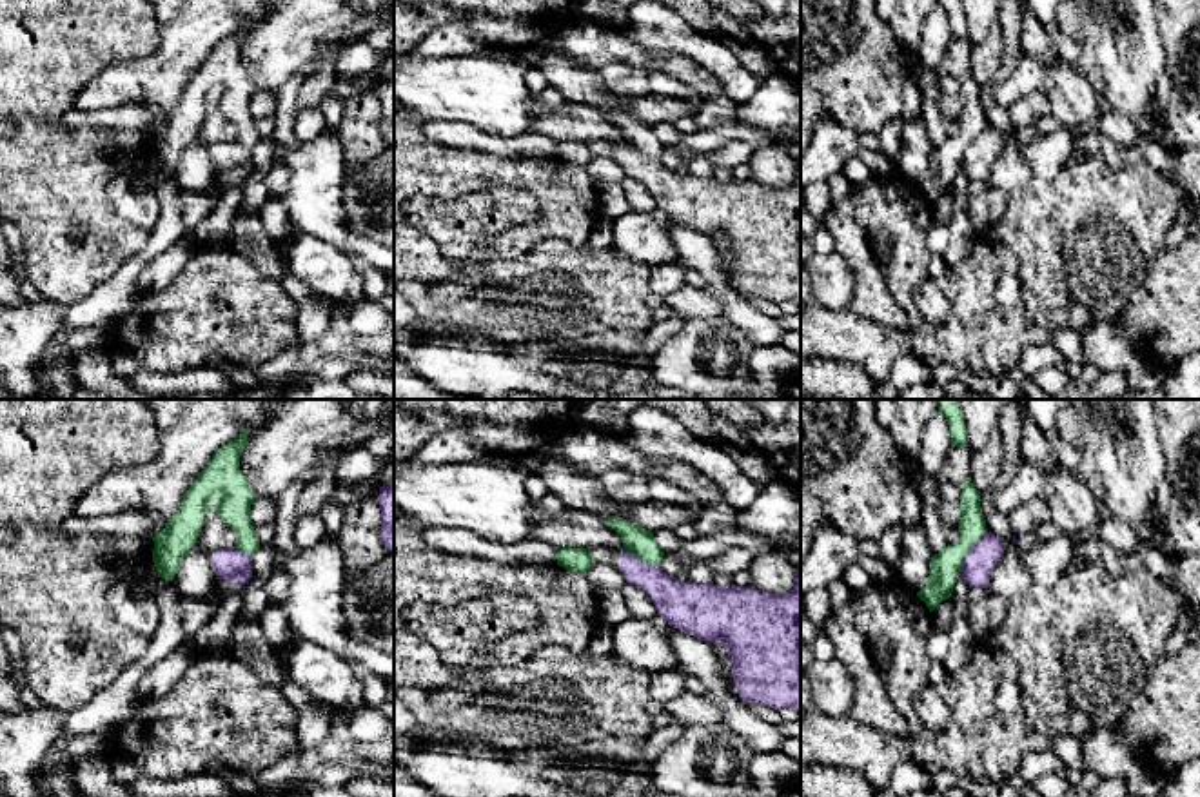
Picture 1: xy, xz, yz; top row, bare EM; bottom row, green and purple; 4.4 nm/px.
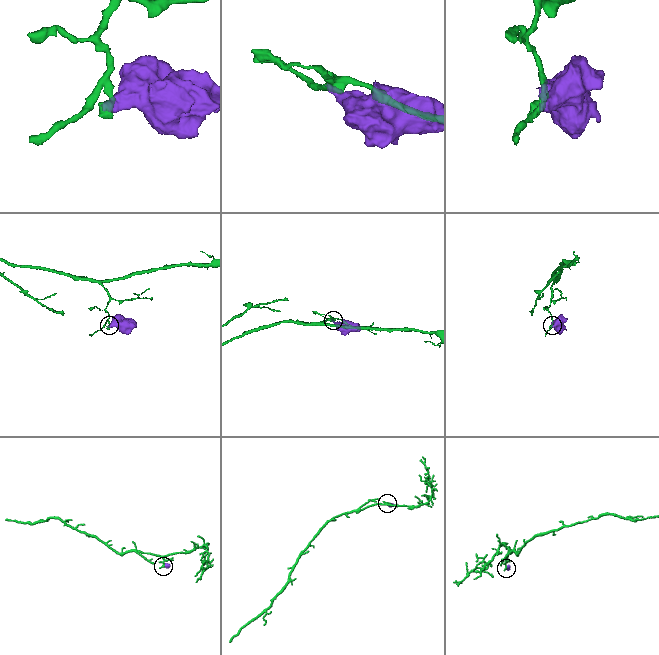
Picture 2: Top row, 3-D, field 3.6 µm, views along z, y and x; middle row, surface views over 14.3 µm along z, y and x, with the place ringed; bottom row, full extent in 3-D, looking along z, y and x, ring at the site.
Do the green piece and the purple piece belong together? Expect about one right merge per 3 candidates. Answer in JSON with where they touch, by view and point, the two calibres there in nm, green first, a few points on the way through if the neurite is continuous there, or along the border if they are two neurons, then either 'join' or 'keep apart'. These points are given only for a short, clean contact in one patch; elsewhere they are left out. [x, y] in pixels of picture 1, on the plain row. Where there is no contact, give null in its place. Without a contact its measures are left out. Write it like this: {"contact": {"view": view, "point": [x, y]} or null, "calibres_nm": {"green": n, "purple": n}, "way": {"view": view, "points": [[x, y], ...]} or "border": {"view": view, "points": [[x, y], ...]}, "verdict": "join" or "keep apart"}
{"contact": {"view": "yz", "point": [968, 144]}, "calibres_nm": {"green": 140, "purple": 140}, "border": {"view": "yz", "points": [[986, 124], [966, 147], [959, 167]]}, "verdict": "keep apart"}

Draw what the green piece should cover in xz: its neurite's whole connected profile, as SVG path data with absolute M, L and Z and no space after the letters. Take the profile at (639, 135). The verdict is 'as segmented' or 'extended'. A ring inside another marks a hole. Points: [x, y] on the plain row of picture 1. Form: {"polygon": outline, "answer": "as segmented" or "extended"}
{"polygon": "M605 111L623 133L623 142L639 151L641 154L661 160L664 145L657 140L654 127L625 111Z", "answer": "as segmented"}

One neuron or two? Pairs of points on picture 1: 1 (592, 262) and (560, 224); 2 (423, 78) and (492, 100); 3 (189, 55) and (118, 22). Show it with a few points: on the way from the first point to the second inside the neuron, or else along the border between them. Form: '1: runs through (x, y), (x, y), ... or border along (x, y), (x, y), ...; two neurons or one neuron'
1: border along (587, 244), (540, 240), (534, 245); two neurons
2: runs through (440, 89), (476, 91); one neuron
3: border along (157, 19), (158, 46), (144, 57), (120, 60); two neurons

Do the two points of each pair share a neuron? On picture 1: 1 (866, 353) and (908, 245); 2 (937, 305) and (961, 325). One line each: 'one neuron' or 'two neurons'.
1: two neurons
2: two neurons

